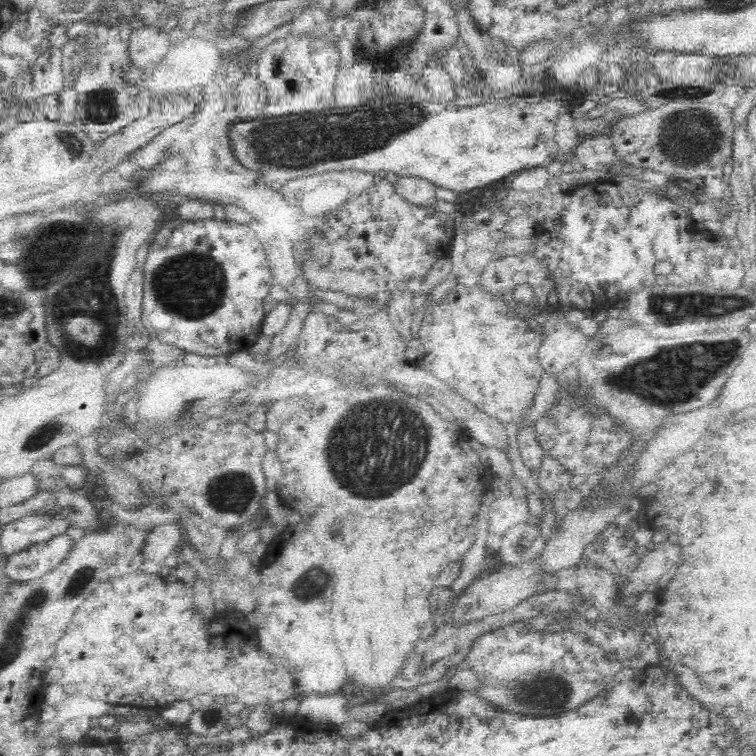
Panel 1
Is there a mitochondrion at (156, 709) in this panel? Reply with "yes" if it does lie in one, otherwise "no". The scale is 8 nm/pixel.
no

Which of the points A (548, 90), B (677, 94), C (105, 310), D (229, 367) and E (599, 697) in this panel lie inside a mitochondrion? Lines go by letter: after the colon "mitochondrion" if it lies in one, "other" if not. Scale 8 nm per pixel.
A: other
B: mitochondrion
C: mitochondrion
D: other
E: other

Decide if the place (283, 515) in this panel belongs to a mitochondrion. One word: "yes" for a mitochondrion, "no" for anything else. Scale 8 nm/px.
no

